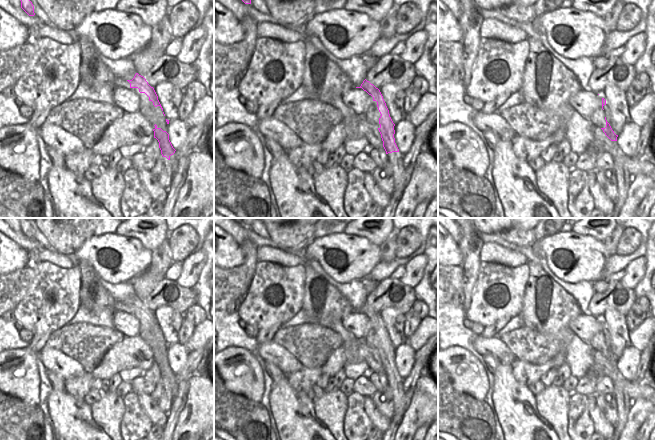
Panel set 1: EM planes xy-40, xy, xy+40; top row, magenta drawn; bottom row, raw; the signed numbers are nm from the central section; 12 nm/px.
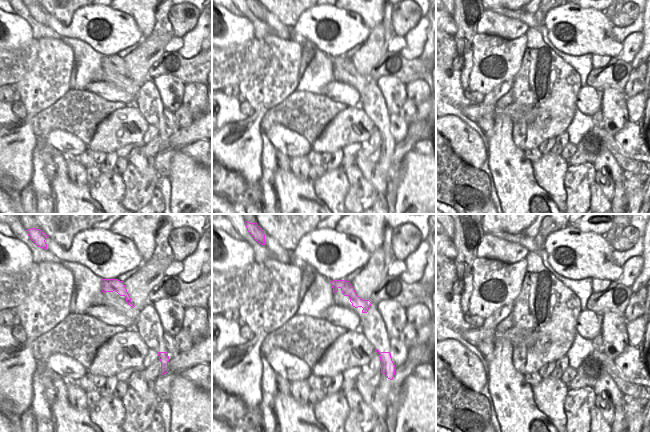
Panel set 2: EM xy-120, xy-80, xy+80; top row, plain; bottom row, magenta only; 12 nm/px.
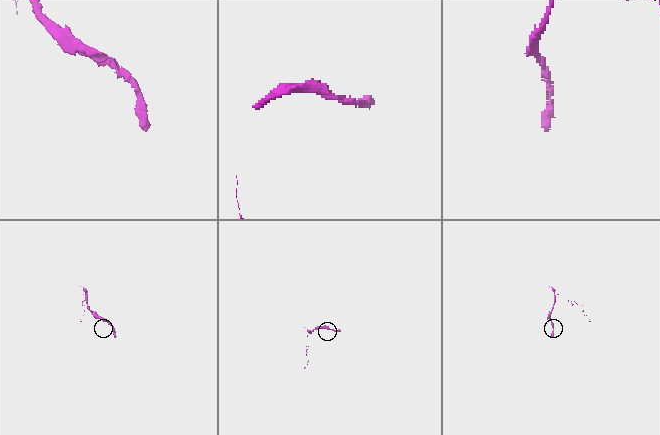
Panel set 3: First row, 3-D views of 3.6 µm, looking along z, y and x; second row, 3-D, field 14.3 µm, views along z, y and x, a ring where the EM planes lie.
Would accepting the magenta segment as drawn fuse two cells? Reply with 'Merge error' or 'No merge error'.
No merge error

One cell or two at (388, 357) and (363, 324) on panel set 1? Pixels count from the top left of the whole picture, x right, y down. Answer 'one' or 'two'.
two

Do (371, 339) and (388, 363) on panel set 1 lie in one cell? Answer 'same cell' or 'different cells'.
different cells

